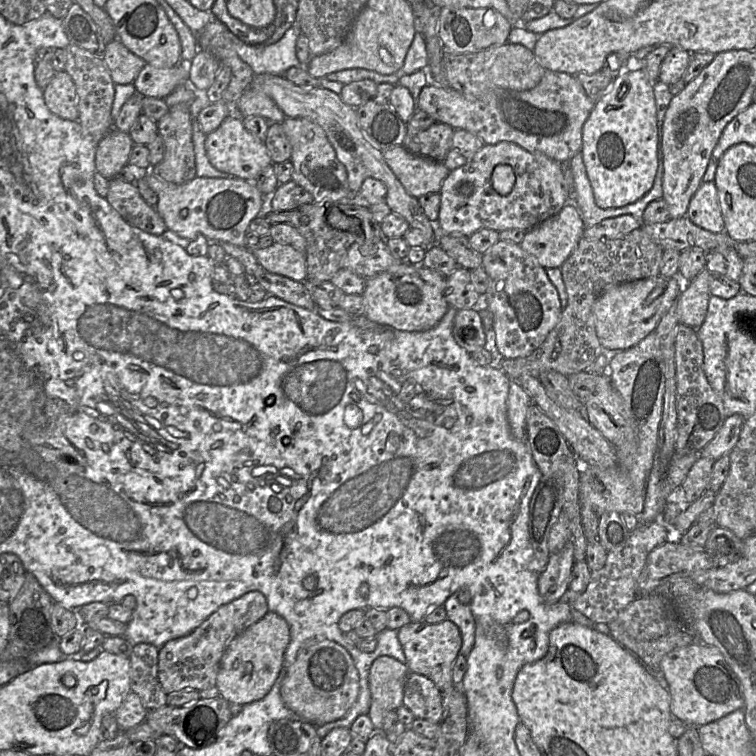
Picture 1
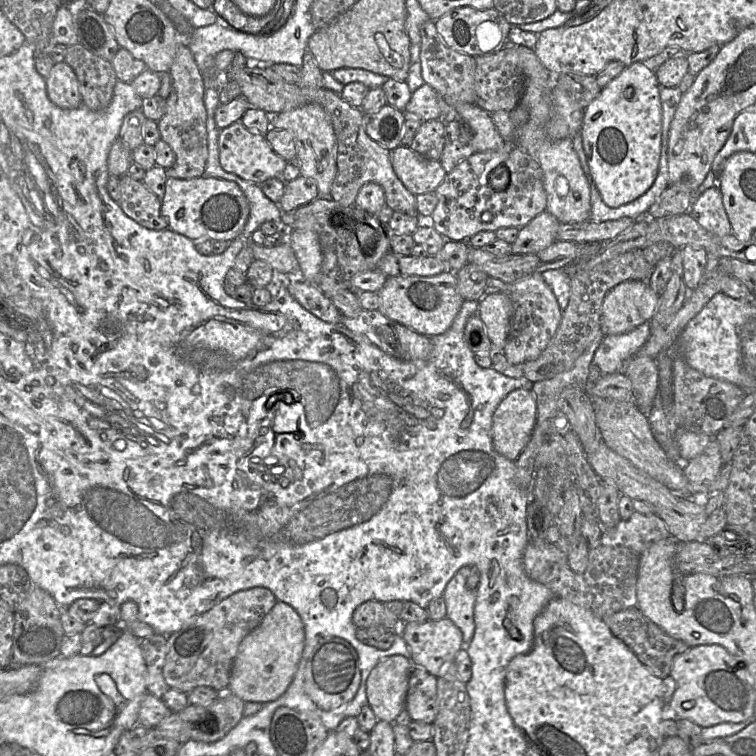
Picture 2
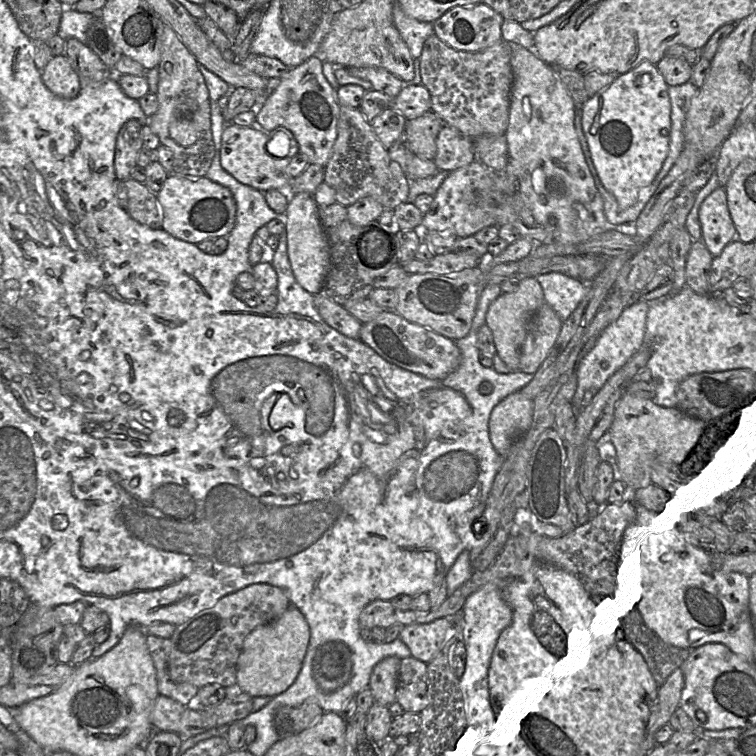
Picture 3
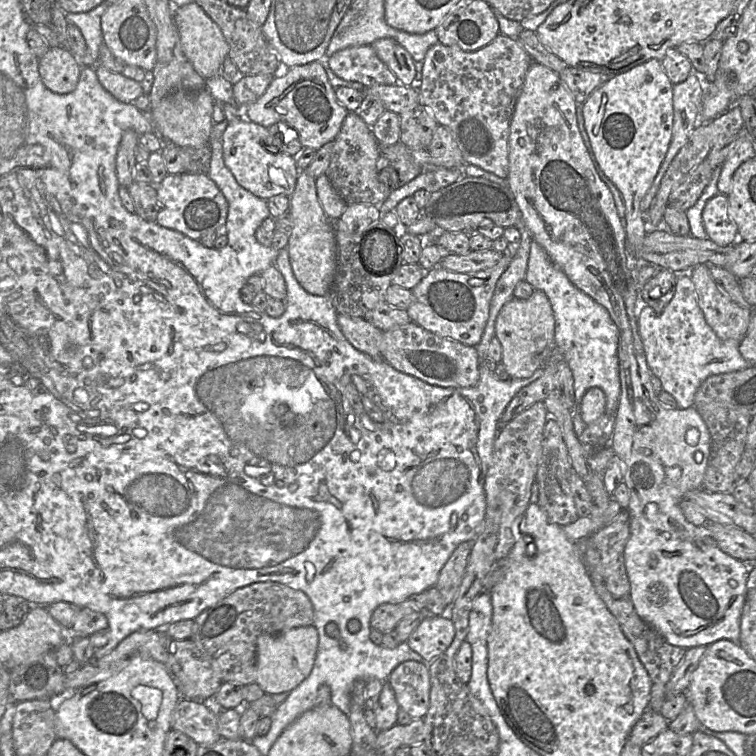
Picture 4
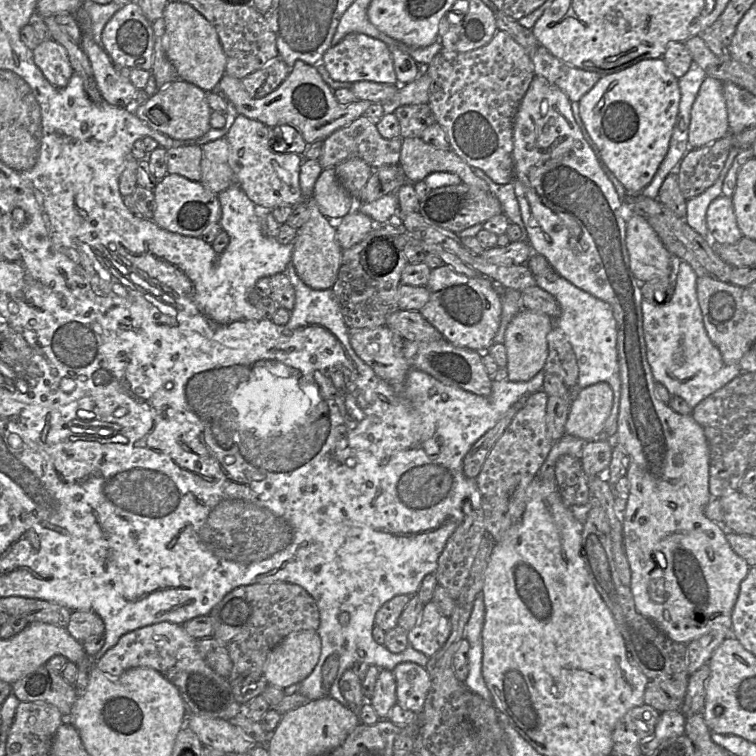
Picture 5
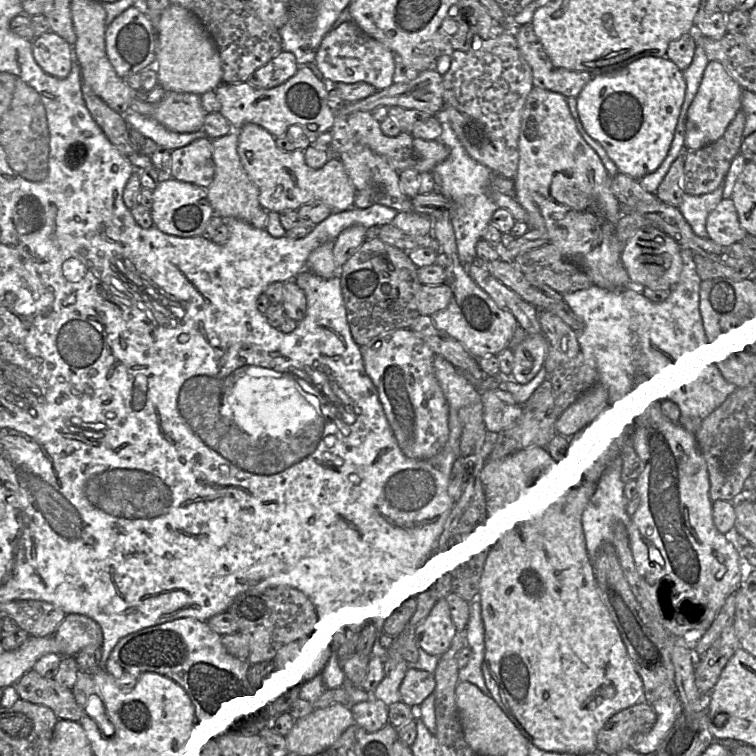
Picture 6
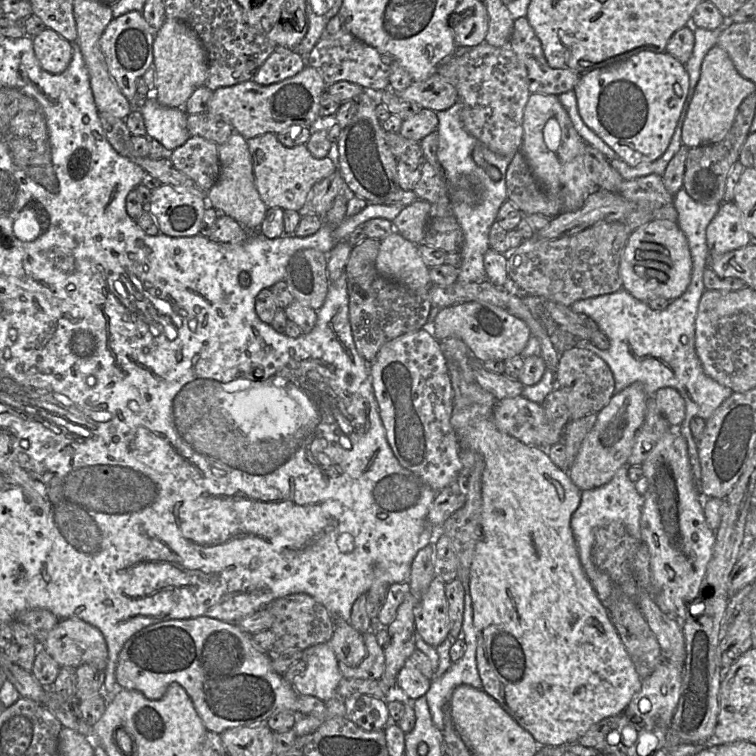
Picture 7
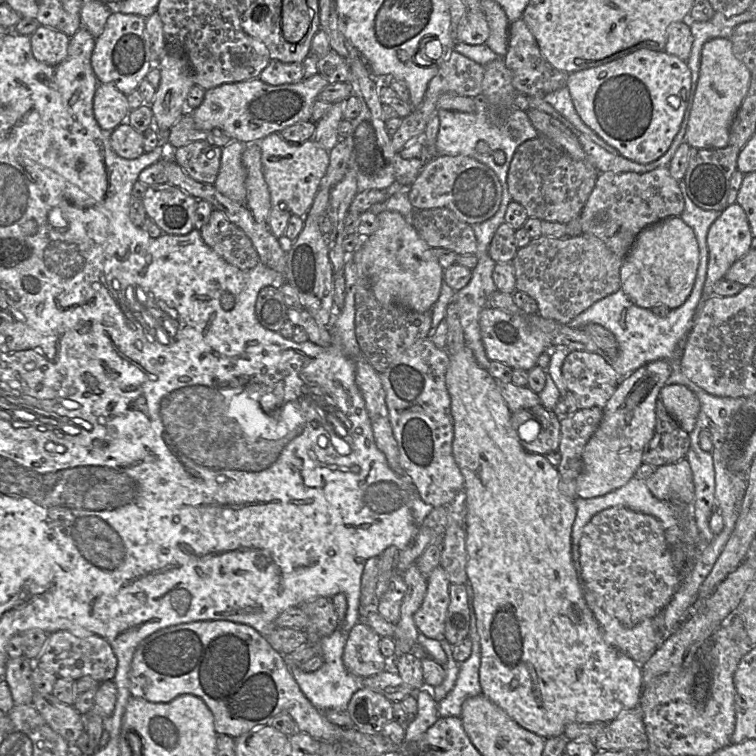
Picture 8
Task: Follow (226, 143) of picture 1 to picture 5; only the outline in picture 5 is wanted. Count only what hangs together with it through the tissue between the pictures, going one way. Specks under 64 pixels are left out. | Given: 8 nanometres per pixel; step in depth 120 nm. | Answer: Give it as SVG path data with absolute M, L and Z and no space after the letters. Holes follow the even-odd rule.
M237 114L225 136L229 144L229 165L235 180L262 211L271 211L279 205L296 206L306 200L299 184L304 159L296 153L275 152L270 146L271 129L259 121Z

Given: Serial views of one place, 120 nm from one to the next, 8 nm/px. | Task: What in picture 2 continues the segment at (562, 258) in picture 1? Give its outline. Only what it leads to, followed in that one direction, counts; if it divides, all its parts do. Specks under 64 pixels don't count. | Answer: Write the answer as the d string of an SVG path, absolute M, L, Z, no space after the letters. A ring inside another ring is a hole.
M545 211L523 227L512 244L512 254L538 253L556 242L559 220Z

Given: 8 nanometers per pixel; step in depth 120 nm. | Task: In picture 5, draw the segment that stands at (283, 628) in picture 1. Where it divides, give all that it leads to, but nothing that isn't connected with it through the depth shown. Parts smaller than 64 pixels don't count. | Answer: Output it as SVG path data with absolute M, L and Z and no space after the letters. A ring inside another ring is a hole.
M317 631L290 633L268 654L262 674L270 686L284 689L308 677L320 654L321 638Z

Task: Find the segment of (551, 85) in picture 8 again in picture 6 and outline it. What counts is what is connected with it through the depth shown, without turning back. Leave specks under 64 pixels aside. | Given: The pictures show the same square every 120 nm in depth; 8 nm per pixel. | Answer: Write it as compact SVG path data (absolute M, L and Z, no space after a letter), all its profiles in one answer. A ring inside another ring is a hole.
M531 23L516 26L514 35L519 50L532 70L533 86L560 93L565 97L577 98L593 75L585 71L573 71L555 67Z

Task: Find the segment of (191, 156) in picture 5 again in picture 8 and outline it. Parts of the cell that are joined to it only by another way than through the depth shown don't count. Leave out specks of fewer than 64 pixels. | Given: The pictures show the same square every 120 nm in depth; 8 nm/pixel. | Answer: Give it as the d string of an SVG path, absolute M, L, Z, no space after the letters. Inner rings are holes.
M195 141L172 150L168 148L170 157L194 180L205 184L214 184L219 173L222 148L210 145L206 141Z

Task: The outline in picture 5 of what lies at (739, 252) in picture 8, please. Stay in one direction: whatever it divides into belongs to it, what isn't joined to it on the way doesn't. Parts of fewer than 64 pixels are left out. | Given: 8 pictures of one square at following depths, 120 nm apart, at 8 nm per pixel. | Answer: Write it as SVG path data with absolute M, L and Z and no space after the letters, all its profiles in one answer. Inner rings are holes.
M731 197L716 198L708 207L706 221L708 237L714 244L733 245L743 237Z

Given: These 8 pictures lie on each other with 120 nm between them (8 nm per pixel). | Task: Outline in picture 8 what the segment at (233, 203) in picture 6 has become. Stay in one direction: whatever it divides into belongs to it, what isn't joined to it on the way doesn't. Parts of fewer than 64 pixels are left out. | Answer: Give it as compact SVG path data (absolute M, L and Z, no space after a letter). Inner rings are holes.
M232 140L222 148L221 163L215 188L227 198L245 204L246 201L246 169L242 163L242 154L246 144Z

